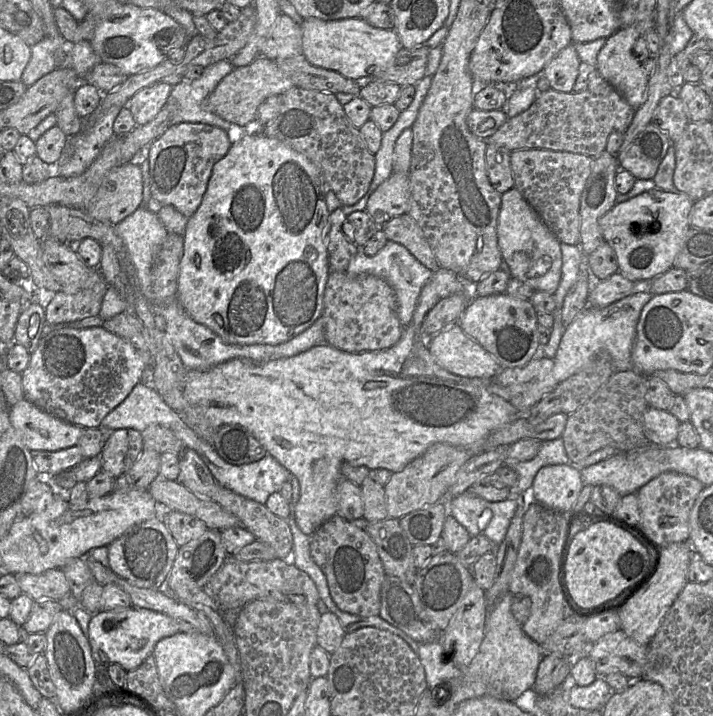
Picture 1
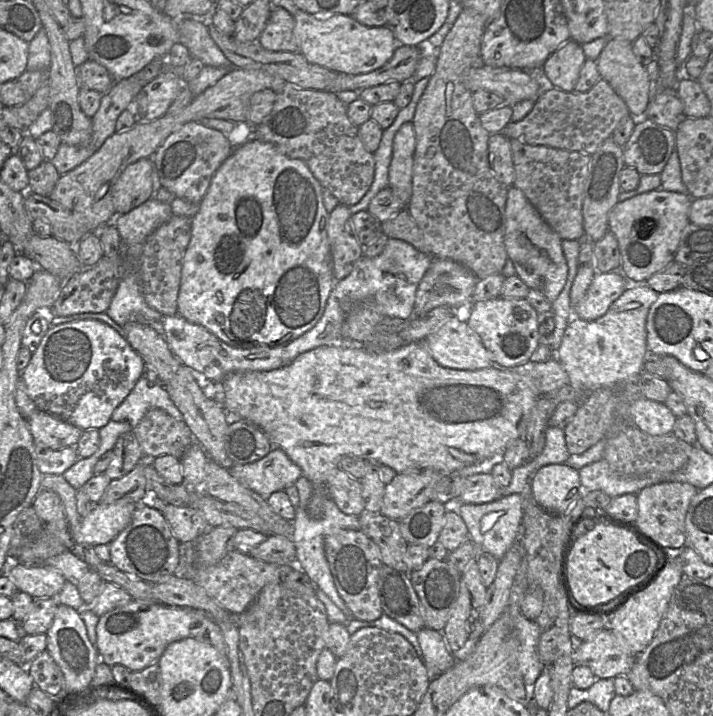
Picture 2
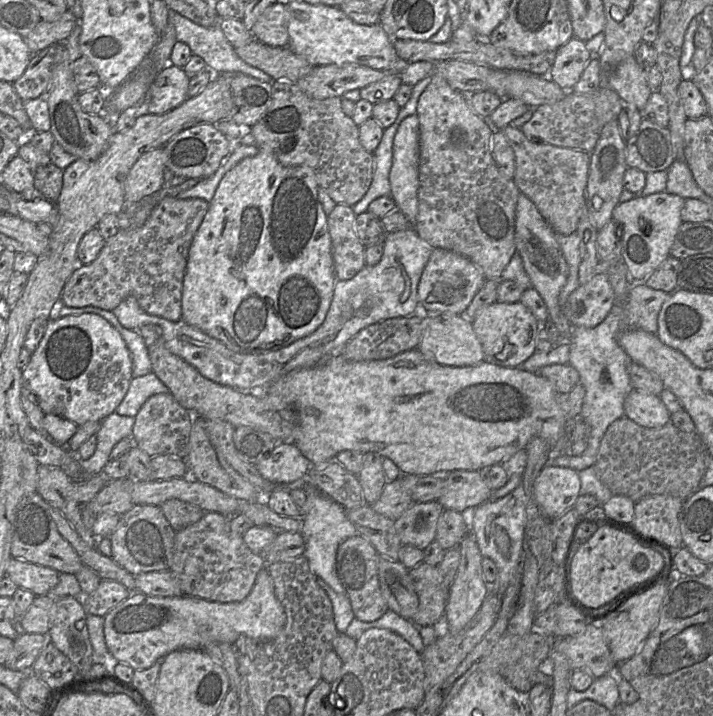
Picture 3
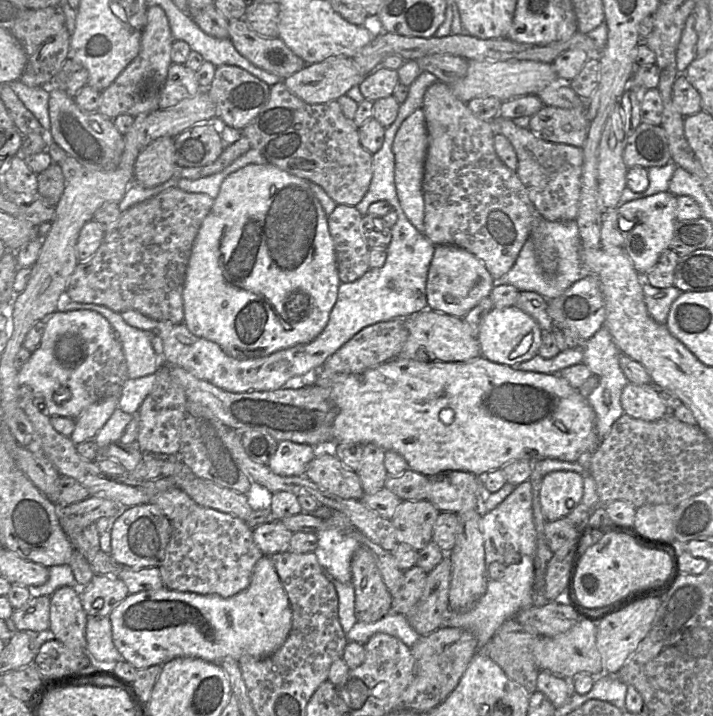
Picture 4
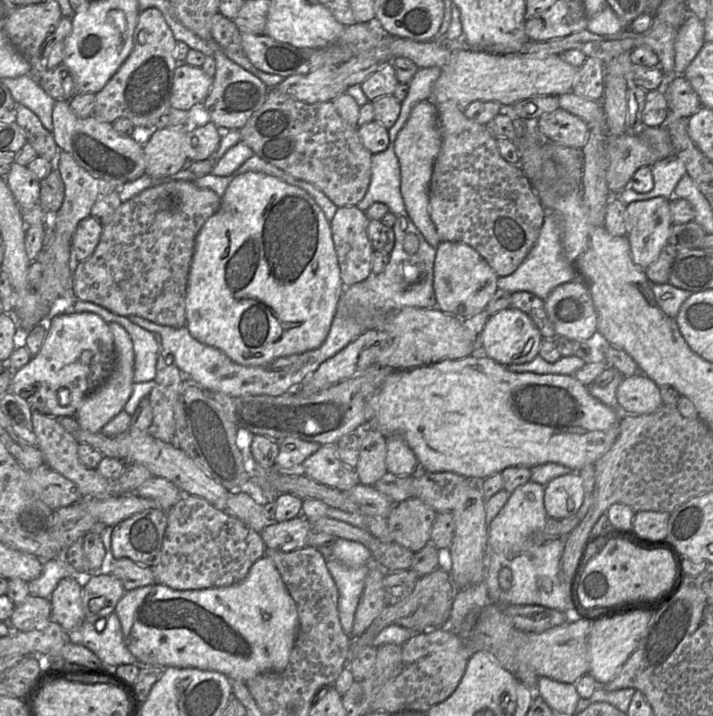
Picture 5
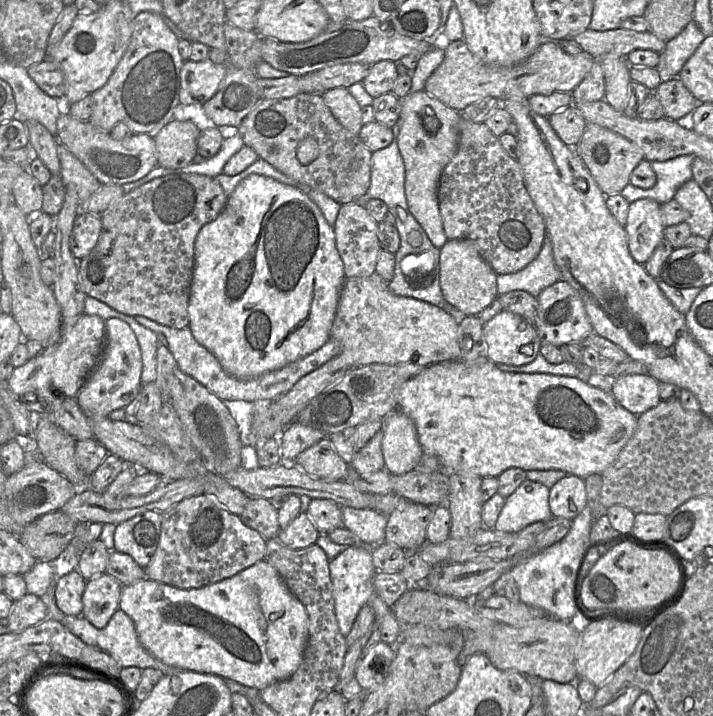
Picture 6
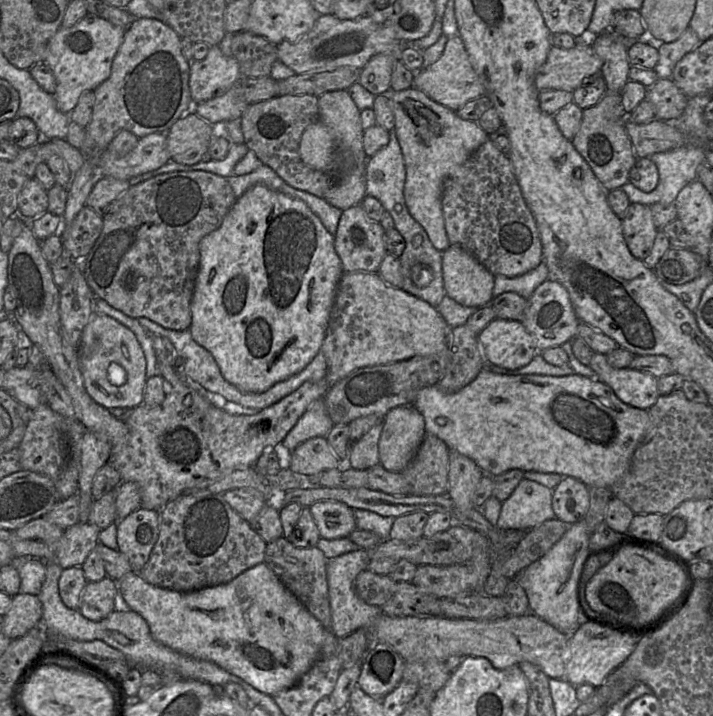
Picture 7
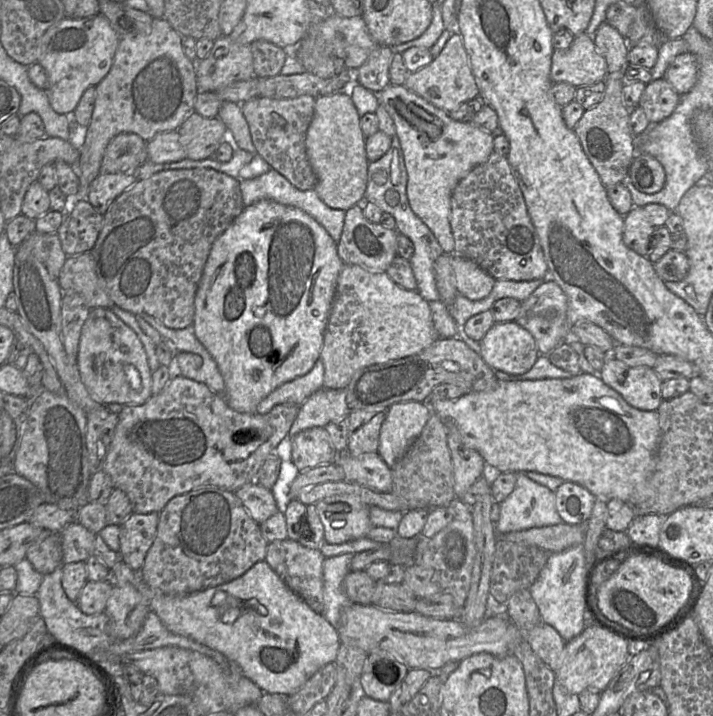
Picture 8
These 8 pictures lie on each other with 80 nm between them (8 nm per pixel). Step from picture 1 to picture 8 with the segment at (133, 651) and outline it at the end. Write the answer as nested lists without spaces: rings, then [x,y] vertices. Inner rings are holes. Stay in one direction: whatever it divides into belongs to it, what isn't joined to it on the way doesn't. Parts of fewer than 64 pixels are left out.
[[[122,559],[117,562],[112,569],[110,569],[111,579],[114,584],[118,585],[132,585],[134,586],[147,600],[151,612],[154,612],[163,625],[172,633],[190,638],[200,644],[203,644],[211,649],[222,653],[226,658],[236,662],[242,670],[242,673],[251,679],[259,688],[266,693],[292,695],[297,692],[309,678],[311,678],[319,669],[328,663],[334,662],[340,647],[340,638],[338,630],[333,627],[322,614],[313,611],[308,604],[295,592],[293,592],[281,578],[271,569],[267,562],[258,561],[243,575],[234,580],[207,588],[205,590],[185,595],[185,596],[169,596],[151,589],[140,577],[139,572],[132,570]]]

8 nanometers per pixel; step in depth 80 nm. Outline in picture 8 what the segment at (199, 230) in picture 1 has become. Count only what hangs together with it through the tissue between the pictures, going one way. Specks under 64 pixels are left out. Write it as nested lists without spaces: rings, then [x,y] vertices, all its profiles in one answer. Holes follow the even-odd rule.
[[[268,199],[260,200],[250,206],[245,207],[241,212],[241,214],[233,221],[233,223],[214,241],[211,250],[209,252],[207,261],[205,263],[203,273],[195,295],[195,301],[194,301],[195,311],[194,311],[193,327],[196,338],[206,348],[206,350],[209,352],[209,354],[212,356],[212,358],[214,359],[214,361],[218,366],[218,369],[223,377],[225,384],[225,391],[223,396],[230,408],[241,413],[256,413],[258,404],[265,397],[267,397],[272,391],[274,391],[276,388],[280,387],[286,382],[292,381],[300,376],[307,374],[313,368],[316,361],[320,358],[320,353],[323,346],[324,334],[337,287],[337,280],[343,265],[344,263],[340,259],[337,252],[336,242],[332,239],[332,237],[329,235],[329,233],[325,230],[325,228],[321,224],[319,224],[313,217],[311,217],[309,214],[307,214],[306,212],[304,212],[299,208],[283,205]]]

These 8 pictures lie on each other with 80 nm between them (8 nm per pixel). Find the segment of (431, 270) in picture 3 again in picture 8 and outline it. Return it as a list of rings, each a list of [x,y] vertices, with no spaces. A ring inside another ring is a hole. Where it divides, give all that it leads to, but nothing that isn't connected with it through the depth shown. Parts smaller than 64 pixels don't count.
[[[453,253],[451,265],[458,294],[476,301],[492,290],[495,279],[471,259]]]

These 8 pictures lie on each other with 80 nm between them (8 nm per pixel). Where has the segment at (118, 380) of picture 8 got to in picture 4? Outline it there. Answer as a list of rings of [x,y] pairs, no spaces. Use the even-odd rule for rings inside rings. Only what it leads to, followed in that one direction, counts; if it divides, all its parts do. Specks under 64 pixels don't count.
[[[111,396],[89,405],[81,412],[75,419],[76,426],[70,436],[75,445],[95,438],[117,408],[118,400],[119,396]]]

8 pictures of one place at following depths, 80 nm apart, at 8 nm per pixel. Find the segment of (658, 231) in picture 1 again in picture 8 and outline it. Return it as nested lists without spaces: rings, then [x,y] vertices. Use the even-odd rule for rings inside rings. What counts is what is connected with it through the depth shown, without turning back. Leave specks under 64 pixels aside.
[[[634,206],[624,216],[623,241],[641,256],[647,256],[654,230],[643,207]]]

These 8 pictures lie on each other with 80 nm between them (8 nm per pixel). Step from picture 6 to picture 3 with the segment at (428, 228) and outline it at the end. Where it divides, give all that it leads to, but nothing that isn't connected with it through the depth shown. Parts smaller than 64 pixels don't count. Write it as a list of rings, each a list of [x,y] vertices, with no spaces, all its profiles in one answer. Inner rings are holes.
[[[412,114],[402,120],[394,136],[389,173],[391,197],[412,227],[418,212],[419,119]]]

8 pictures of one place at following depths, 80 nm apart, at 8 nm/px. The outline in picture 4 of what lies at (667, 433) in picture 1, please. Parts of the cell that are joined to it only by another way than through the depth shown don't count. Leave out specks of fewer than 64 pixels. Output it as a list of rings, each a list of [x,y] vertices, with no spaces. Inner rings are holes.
[[[628,383],[621,394],[621,405],[625,414],[645,421],[656,421],[669,412],[654,384]]]

